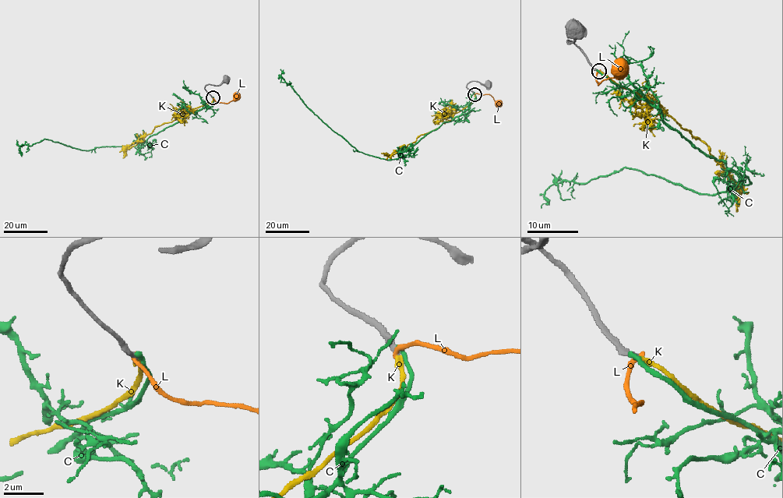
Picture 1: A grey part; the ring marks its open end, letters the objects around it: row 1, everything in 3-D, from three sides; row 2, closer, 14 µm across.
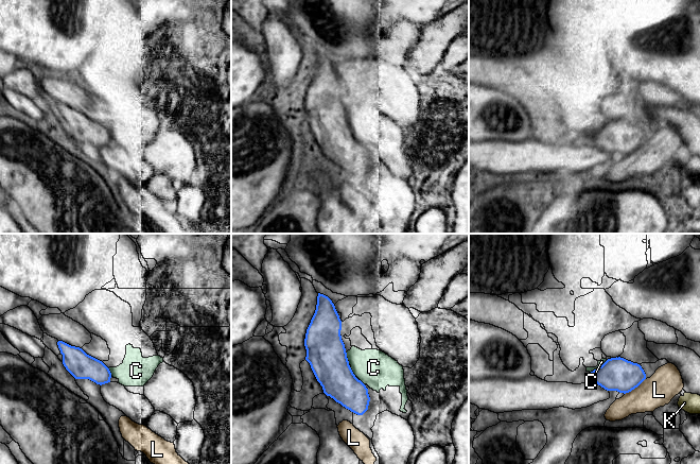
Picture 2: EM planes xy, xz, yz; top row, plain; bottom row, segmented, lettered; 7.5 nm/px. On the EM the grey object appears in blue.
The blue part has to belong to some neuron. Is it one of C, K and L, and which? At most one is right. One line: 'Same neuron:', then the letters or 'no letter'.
Same neuron: K

